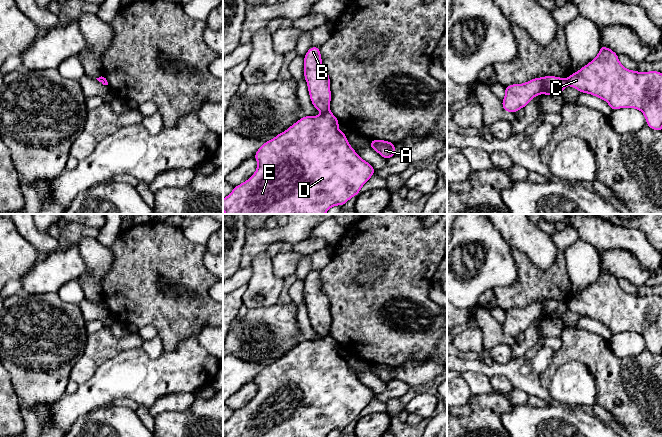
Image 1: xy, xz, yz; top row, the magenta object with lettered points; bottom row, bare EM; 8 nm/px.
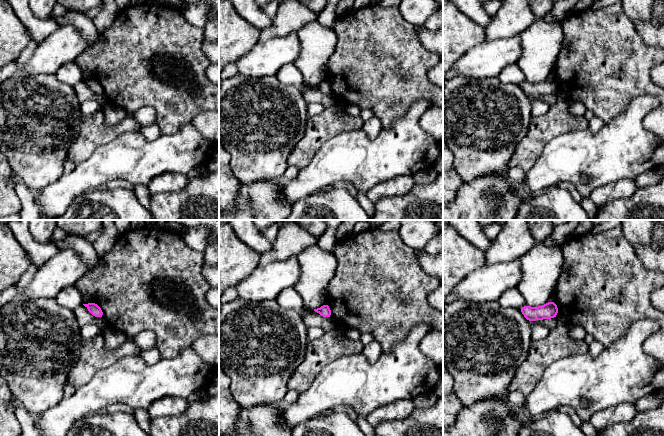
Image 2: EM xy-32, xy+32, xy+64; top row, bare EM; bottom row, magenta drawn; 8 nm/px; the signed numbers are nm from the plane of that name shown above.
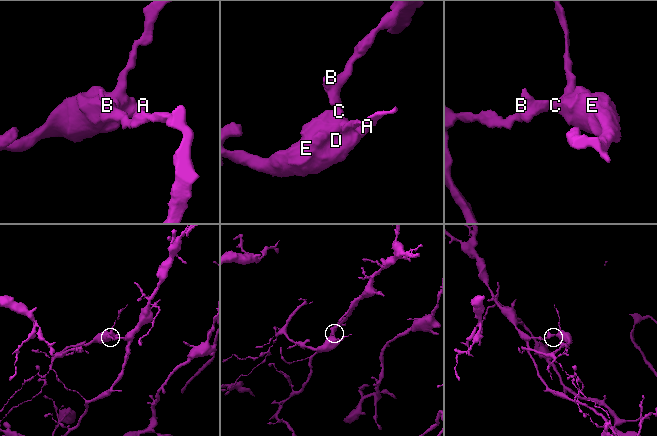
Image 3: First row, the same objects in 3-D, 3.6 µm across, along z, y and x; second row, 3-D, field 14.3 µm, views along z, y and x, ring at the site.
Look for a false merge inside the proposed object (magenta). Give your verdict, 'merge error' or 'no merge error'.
merge error

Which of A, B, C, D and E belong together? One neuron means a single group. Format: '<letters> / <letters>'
A C D E / B

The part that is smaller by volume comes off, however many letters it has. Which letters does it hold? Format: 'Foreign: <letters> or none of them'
Foreign: A, C, D, E

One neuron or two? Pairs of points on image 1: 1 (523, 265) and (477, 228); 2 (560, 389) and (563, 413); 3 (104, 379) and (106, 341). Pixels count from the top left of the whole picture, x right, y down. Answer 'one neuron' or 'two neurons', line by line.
1: two neurons
2: two neurons
3: two neurons

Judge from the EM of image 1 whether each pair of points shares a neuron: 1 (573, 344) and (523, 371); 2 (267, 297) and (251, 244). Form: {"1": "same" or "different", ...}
{"1": "different", "2": "different"}

